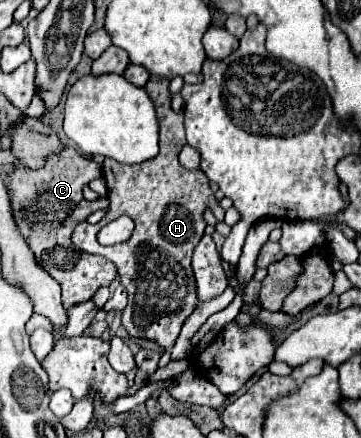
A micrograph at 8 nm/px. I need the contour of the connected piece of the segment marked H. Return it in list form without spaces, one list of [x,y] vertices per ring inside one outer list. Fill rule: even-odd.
[[[151,75],[145,91],[149,93],[157,111],[159,155],[137,165],[105,159],[103,179],[107,181],[107,199],[111,209],[97,225],[77,225],[73,231],[73,245],[85,253],[99,253],[115,263],[121,283],[129,293],[129,303],[123,309],[123,327],[127,333],[131,337],[153,339],[161,347],[171,349],[185,319],[197,305],[191,253],[203,237],[203,211],[205,207],[211,207],[218,221],[224,221],[224,217],[220,215],[218,201],[215,201],[213,191],[209,189],[209,179],[201,171],[189,171],[181,167],[177,159],[181,147],[185,145],[185,127],[183,115],[171,109],[169,81]],[[121,215],[129,215],[135,221],[133,235],[127,241],[111,247],[99,245],[97,231]]]

